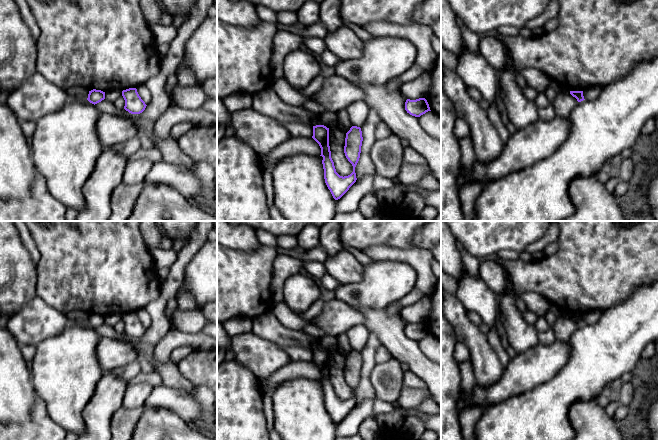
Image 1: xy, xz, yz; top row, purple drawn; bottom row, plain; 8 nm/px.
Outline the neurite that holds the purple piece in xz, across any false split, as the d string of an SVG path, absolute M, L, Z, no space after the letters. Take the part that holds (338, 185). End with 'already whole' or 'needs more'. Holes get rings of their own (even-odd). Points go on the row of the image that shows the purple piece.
M324 125L313 126L312 138L319 144L322 164L324 169L325 183L335 200L340 199L349 188L356 182L355 167L359 161L362 146L362 131L360 127L352 126L346 133L344 153L353 166L353 172L348 176L340 176L335 169L331 158L329 146L329 128Z | already whole

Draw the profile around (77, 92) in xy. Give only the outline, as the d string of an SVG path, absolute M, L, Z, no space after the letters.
M74 86L74 87L68 88L66 90L66 93L68 97L71 99L81 100L81 99L88 98L89 90L81 86Z

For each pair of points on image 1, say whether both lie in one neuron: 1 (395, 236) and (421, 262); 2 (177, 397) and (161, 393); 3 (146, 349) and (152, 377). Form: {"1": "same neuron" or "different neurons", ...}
{"1": "different neurons", "2": "same neuron", "3": "different neurons"}

